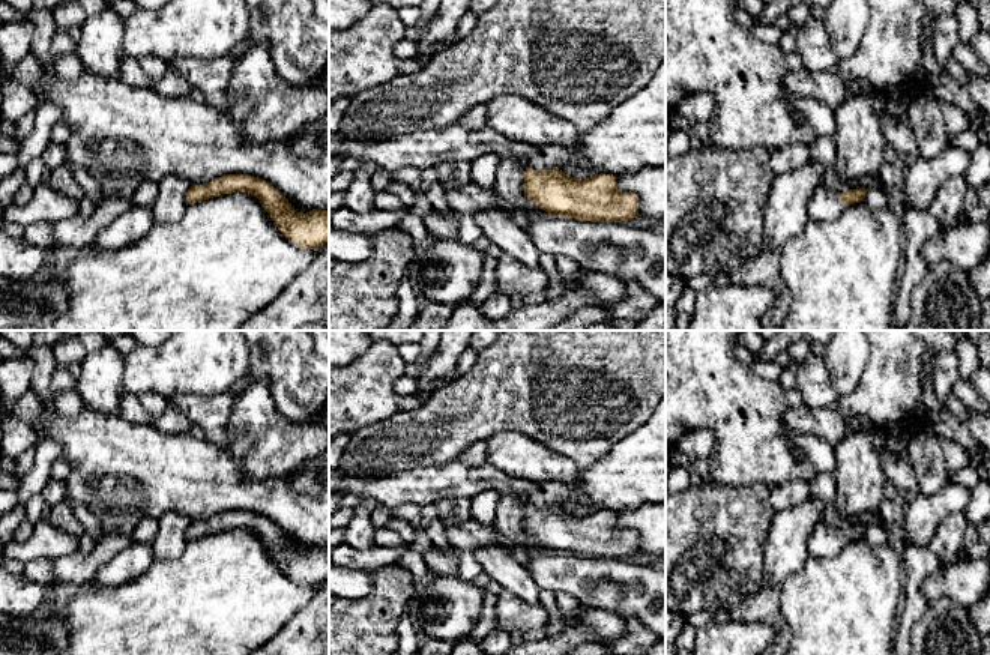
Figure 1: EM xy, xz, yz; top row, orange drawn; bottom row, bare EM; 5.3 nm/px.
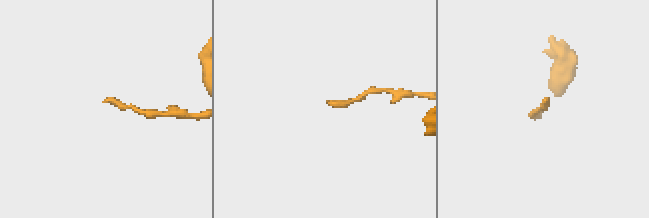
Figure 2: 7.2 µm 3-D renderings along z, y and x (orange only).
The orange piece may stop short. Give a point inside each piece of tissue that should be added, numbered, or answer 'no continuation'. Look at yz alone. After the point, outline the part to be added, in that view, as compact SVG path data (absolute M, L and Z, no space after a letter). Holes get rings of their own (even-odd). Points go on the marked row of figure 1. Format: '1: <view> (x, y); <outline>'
1: yz (825, 205); M825 183L817 186L807 204L810 221L817 222L829 222L835 219L843 209L844 203L840 197L840 192L829 189Z

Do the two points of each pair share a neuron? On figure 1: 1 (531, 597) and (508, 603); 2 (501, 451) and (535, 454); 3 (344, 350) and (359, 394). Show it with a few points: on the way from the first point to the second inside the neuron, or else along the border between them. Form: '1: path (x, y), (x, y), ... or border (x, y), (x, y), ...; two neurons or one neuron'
1: border (504, 588), (526, 603), (538, 604); two neurons
2: path (510, 451), (526, 454); one neuron
3: border (370, 346), (344, 365); two neurons

